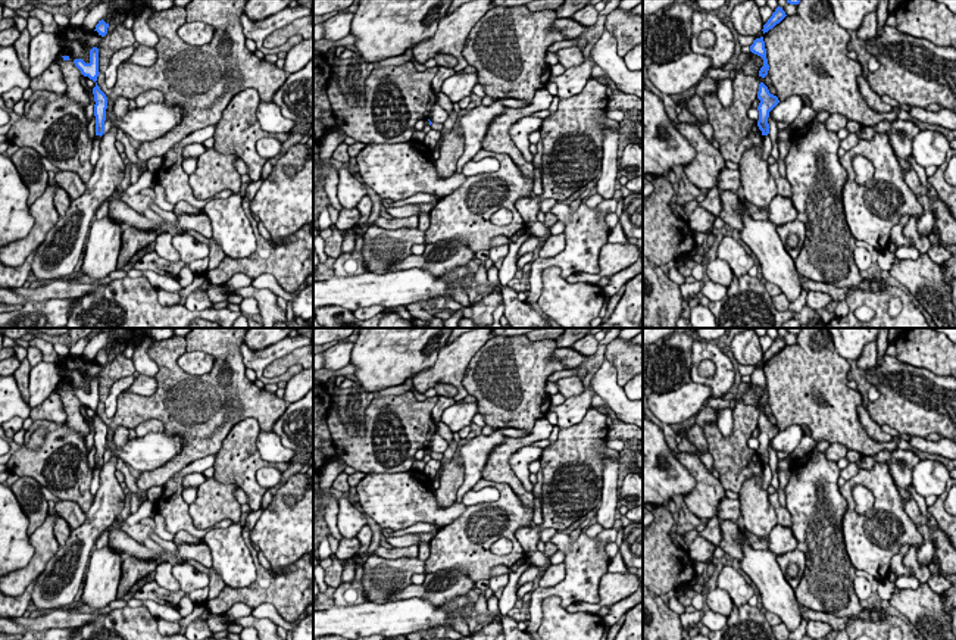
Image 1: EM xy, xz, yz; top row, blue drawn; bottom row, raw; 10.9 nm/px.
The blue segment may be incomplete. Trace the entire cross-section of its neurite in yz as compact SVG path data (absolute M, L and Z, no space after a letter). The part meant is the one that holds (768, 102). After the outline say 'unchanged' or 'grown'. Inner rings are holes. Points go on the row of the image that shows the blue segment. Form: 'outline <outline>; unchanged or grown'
outline M760 82L759 84L759 91L757 91L757 99L760 100L757 110L759 110L759 121L757 127L762 131L762 135L769 134L769 112L780 103L778 97L771 94L768 87Z; unchanged

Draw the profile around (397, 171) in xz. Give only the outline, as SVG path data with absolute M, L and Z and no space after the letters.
M418 141L366 144L356 156L362 182L379 197L393 202L418 193L440 199L454 191L466 177L454 174L446 179L437 175L432 150Z

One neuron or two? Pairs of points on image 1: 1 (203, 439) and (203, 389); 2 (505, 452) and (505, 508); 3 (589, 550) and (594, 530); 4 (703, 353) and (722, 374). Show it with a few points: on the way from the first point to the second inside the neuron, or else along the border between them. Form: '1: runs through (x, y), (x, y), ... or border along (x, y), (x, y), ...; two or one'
1: runs through (203, 427), (203, 400); one
2: border along (483, 477), (491, 481), (503, 481), (530, 508); two
3: border along (584, 531), (590, 537), (596, 537); two
4: runs through (711, 353), (722, 367); one

